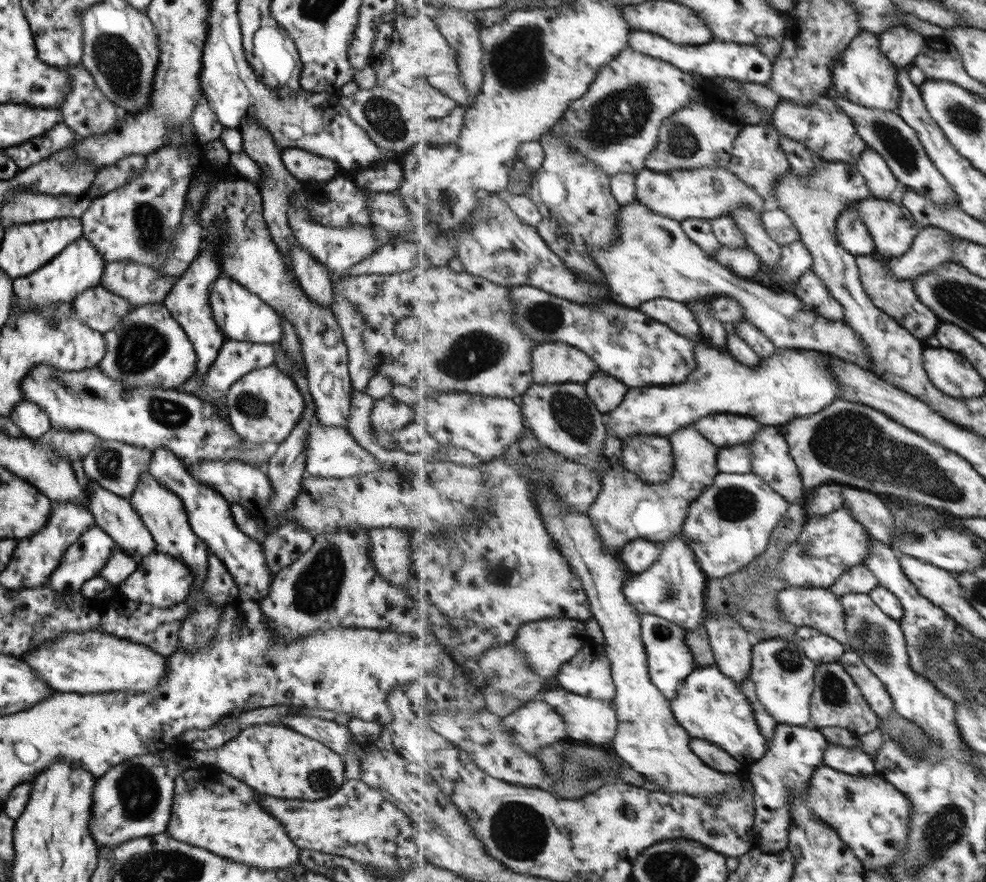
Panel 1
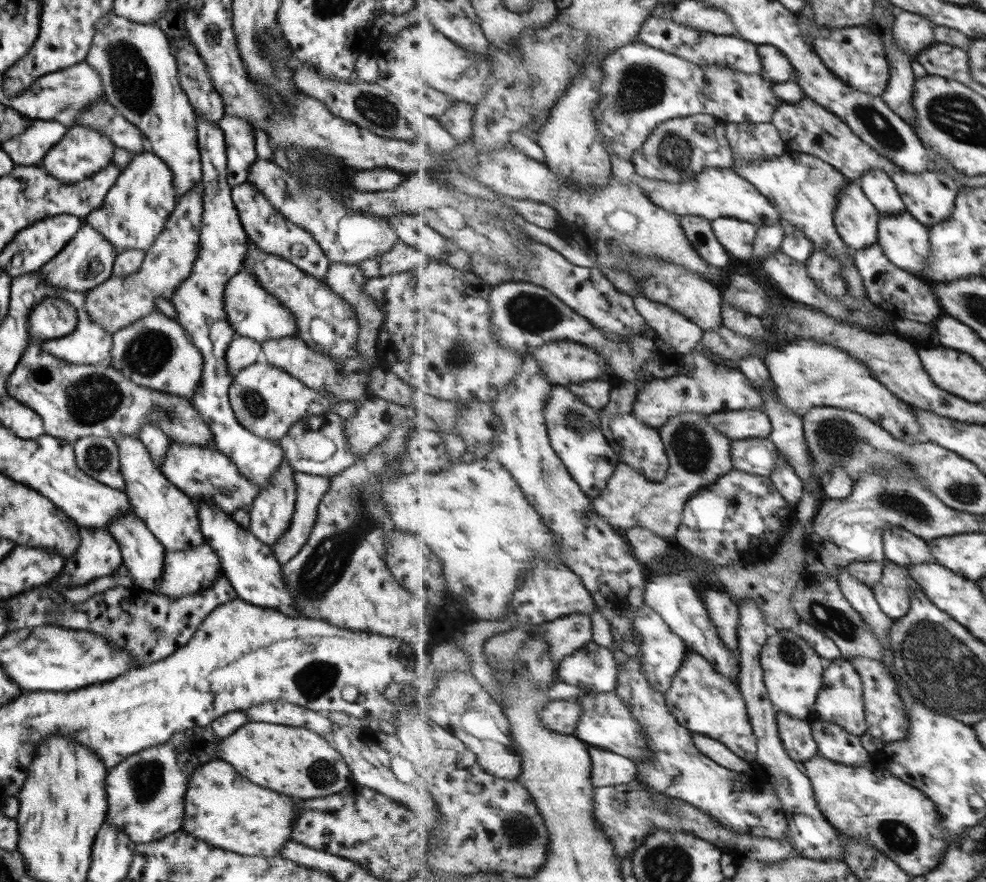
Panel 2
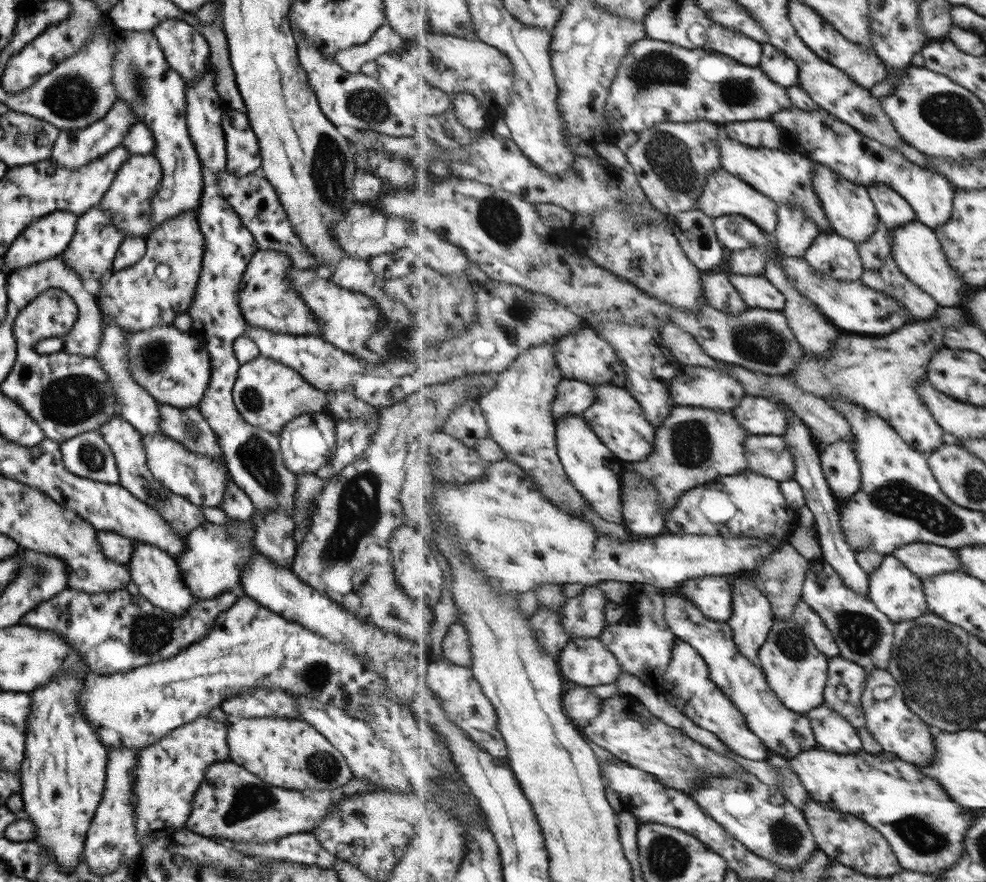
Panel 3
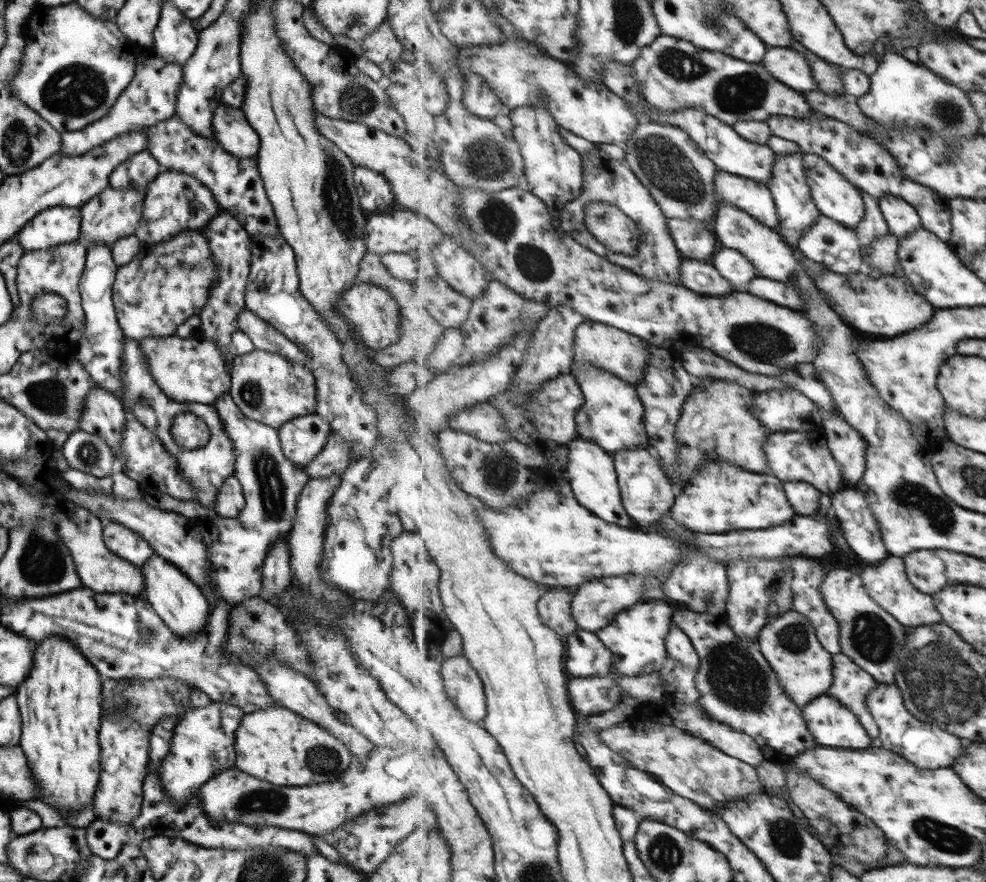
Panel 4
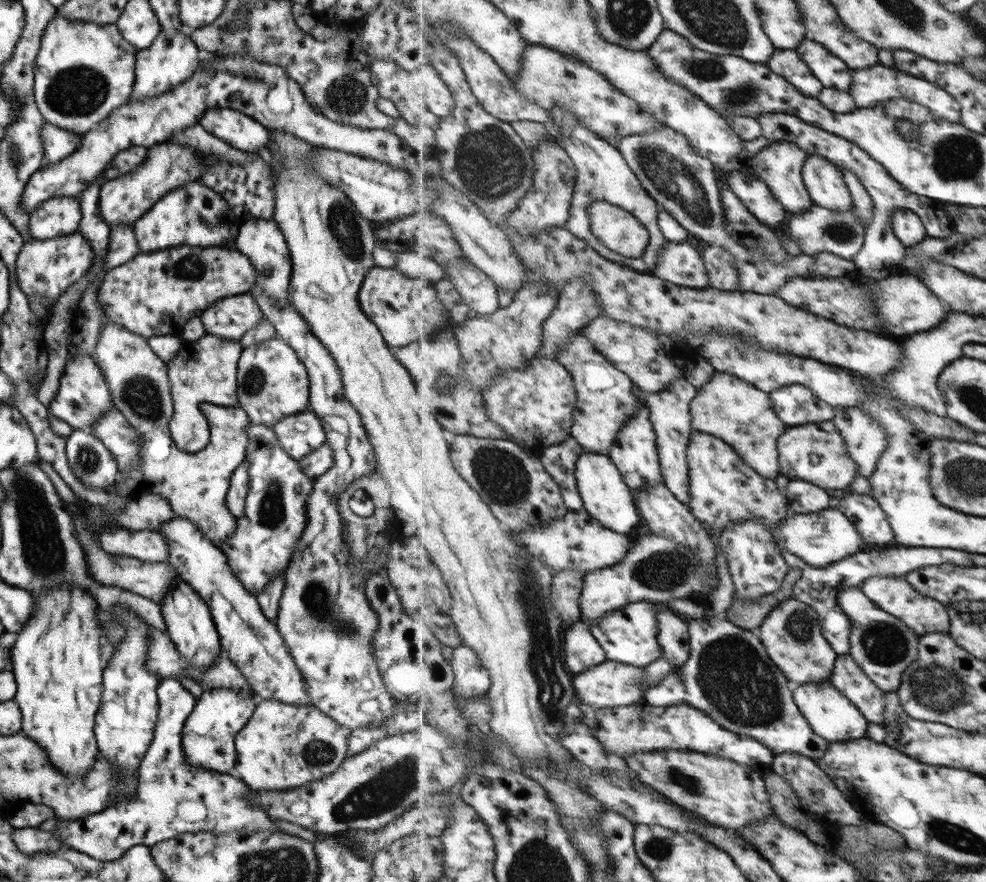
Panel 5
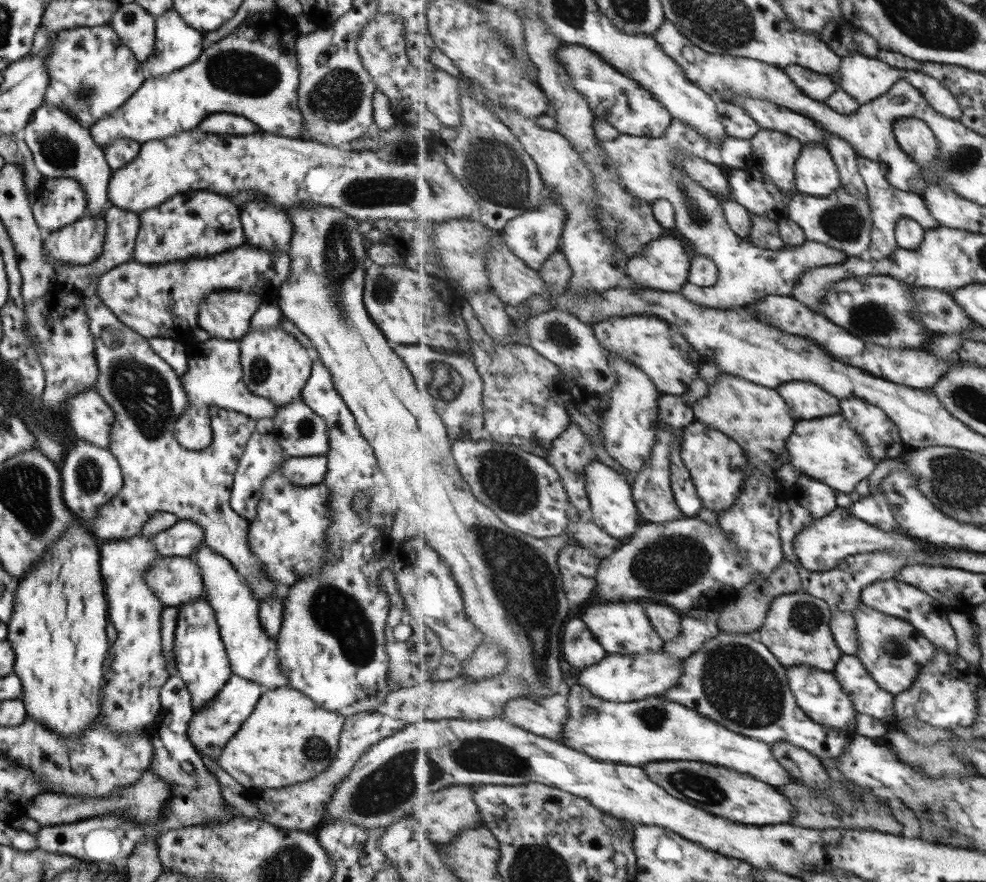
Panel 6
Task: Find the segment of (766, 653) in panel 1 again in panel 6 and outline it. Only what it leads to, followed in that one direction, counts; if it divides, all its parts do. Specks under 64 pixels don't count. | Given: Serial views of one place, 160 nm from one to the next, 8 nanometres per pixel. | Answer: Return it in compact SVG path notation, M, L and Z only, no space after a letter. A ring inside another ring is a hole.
M799 590L793 594L777 597L770 605L762 628L754 635L758 641L771 649L772 653L786 668L790 666L812 666L825 672L834 672L844 652L837 646L837 640L830 624L831 619L832 609L829 608L829 603L826 600Z

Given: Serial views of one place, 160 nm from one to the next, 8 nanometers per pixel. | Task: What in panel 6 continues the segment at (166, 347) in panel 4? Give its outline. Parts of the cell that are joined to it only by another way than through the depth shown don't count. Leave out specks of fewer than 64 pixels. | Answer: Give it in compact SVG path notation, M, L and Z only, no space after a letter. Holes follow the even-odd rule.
M210 337L199 344L193 344L192 351L189 351L189 354L187 354L186 371L179 376L181 388L185 391L185 396L187 397L187 404L182 414L176 418L172 426L173 438L180 444L181 448L189 451L201 451L206 446L209 446L210 428L209 417L207 415L207 406L209 404L225 410L237 411L255 420L259 418L272 418L274 412L279 409L279 406L276 406L270 400L257 396L245 388L245 385L242 383L242 368L238 356L238 341Z

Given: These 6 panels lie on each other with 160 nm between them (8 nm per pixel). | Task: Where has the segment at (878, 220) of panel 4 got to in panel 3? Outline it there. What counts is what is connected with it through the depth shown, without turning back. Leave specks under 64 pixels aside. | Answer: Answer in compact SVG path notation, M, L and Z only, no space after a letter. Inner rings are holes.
M880 221L880 226L876 230L876 234L872 236L867 242L860 242L857 244L857 252L861 256L863 262L863 274L858 278L862 284L866 284L869 288L873 287L879 292L887 292L889 297L901 301L906 308L910 309L912 316L919 320L919 318L933 318L939 310L939 302L931 297L924 288L915 284L904 272L901 272L899 265L892 255L892 238L890 235L890 228Z

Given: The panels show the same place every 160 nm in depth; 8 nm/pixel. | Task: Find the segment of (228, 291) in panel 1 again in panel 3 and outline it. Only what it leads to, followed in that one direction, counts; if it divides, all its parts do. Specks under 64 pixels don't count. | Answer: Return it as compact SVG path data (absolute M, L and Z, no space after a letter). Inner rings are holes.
M257 249L242 272L241 286L237 292L241 316L247 326L256 326L279 334L320 337L316 316L303 304L290 282L284 278L286 270L291 268L293 264L284 252Z

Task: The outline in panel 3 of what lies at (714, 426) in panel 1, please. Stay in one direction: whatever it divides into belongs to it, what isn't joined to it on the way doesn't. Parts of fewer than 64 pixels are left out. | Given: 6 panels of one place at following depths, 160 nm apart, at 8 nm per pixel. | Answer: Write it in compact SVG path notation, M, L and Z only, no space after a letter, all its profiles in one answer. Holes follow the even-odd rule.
M747 394L733 410L737 420L751 435L785 435L790 418L784 408L768 397Z

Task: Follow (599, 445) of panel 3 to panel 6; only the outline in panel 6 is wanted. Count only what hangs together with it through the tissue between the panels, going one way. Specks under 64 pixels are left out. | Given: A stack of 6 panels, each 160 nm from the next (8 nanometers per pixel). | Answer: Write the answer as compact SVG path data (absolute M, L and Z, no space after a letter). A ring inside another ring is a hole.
M598 459L586 466L586 477L593 522L601 526L609 536L617 536L617 538L634 536L640 529L640 513L633 497L632 480Z

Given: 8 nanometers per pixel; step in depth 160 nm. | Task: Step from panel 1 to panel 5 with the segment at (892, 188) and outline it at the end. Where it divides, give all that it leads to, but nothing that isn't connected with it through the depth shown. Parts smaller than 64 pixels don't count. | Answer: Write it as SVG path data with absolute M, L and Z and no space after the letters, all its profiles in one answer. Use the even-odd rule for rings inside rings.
M897 209L892 216L896 238L905 246L913 247L928 237L922 218L912 210Z

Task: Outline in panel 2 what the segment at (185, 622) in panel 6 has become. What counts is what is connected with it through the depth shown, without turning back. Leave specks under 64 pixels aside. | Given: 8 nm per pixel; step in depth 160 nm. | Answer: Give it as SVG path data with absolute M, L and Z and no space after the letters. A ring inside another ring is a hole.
M133 514L119 515L119 518L111 520L111 524L107 526L105 532L111 535L118 544L122 564L127 568L133 586L139 591L155 592L156 594L156 584L161 570L163 570L163 560L165 560L165 550L159 541L149 533L144 523Z

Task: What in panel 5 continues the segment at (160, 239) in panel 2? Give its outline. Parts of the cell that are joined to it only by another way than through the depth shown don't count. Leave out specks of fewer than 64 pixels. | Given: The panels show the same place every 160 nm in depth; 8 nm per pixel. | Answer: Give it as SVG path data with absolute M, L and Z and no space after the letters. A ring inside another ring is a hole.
M176 246L150 253L138 252L125 264L107 270L95 298L108 320L148 339L155 335L178 335L190 318L199 317L212 302L248 293L253 288L254 280L254 270L249 259L233 247Z

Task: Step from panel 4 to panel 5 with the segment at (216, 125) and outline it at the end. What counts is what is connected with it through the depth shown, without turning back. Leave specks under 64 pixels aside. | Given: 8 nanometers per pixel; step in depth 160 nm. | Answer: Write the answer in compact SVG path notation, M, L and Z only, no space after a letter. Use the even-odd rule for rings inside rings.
M230 108L204 110L198 123L211 136L245 153L257 152L270 139L268 130L262 124Z

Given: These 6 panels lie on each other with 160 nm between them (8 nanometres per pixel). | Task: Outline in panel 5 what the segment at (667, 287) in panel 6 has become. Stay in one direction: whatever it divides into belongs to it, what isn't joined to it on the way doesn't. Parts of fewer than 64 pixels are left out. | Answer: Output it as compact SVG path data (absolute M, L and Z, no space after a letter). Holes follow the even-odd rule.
M668 241L656 270L650 274L663 280L673 281L673 284L694 289L710 288L708 266L699 250L685 242Z

